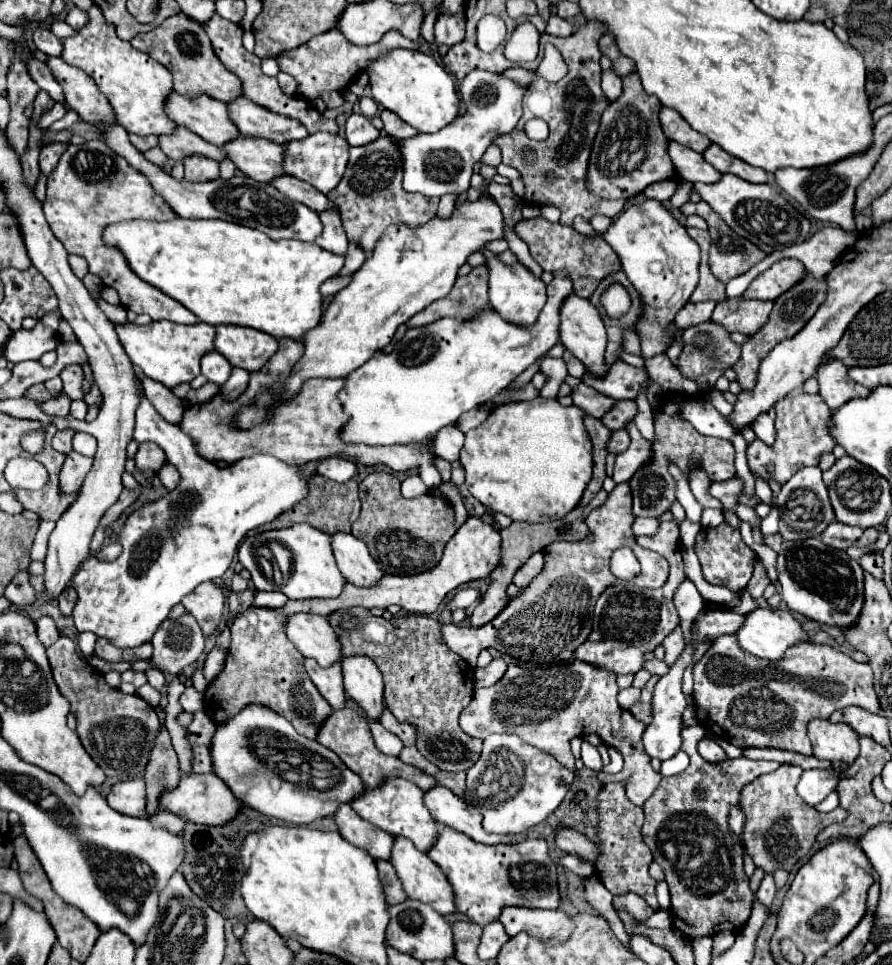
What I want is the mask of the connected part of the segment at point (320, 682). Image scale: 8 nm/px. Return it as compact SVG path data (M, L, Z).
M305 658L305 670L313 684L317 686L319 694L333 706L333 710L341 710L345 702L345 690L343 690L343 676L341 676L341 664L337 662L331 668L321 668L313 658Z

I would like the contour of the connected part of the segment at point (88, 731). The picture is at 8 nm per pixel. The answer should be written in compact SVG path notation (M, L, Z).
M61 636L47 648L53 678L63 696L71 702L71 712L77 716L77 734L89 756L103 768L109 778L131 780L143 774L151 750L155 746L159 718L153 706L149 706L137 694L129 696L111 688L103 674L81 660L75 642L69 636Z

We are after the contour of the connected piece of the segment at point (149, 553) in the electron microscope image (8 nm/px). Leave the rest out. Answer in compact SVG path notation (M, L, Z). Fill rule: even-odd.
M143 398L137 408L135 440L153 440L159 444L165 450L167 460L177 468L181 480L177 488L167 492L163 498L147 502L137 512L129 514L117 536L117 544L123 546L123 552L117 560L101 562L97 558L87 558L73 576L73 586L79 594L73 610L75 628L79 632L89 630L97 636L109 638L119 648L133 648L149 642L159 624L167 618L169 610L181 602L183 596L193 592L201 582L223 576L223 572L231 566L239 542L249 530L265 522L273 522L281 512L291 510L299 500L307 498L311 480L311 476L301 472L305 466L287 466L287 462L279 462L279 458L271 458L267 454L255 454L231 466L219 468L217 464L203 460L193 450L189 436L183 434L179 426L163 420L147 402L147 398Z

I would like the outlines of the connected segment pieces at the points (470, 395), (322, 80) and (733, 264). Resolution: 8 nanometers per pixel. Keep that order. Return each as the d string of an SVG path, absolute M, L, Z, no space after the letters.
M555 272L555 280L547 286L547 304L545 308L541 310L541 316L537 318L537 324L531 326L531 328L519 328L515 324L509 324L505 322L493 308L489 308L487 312L483 312L479 318L475 320L467 320L467 322L457 322L455 318L443 318L439 322L433 322L429 326L421 326L421 328L411 328L405 332L405 336L395 344L393 352L391 354L383 354L383 350L375 352L363 366L359 366L359 370L353 370L347 378L345 378L345 386L343 390L339 392L339 400L343 404L343 410L347 412L347 422L343 424L343 428L339 430L339 438L347 444L367 444L367 446L389 446L389 444L419 444L419 442L425 442L429 436L437 434L443 426L447 424L455 424L459 420L459 416L471 408L477 408L481 404L485 404L487 400L491 400L495 394L499 394L503 388L507 388L525 368L529 368L541 354L545 354L551 346L557 344L559 340L559 306L563 302L565 296L569 296L573 292L573 286L571 286L571 280L567 276L567 272Z
M329 30L329 32L323 32L311 38L307 44L295 50L285 50L283 54L277 56L277 64L283 72L291 74L299 82L299 88L297 88L299 94L303 94L307 100L315 100L315 98L321 98L321 92L325 90L333 90L333 92L347 90L349 84L365 70L365 66L373 58L377 58L381 52L387 52L391 48L411 48L413 50L417 48L417 42L403 38L401 34L397 34L397 30L389 30L377 44L355 46L347 42L339 30Z
M687 202L681 206L685 214L701 214L709 224L711 234L711 252L709 252L709 266L715 278L721 282L729 282L731 278L747 272L753 264L763 260L767 254L759 250L755 244L747 242L739 234L735 234L719 214L715 214L707 202Z

